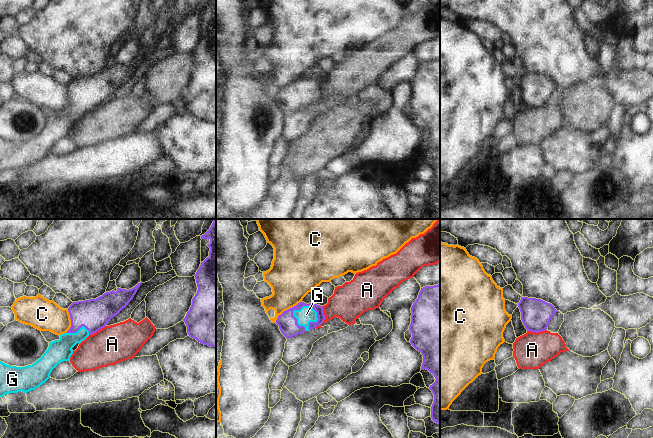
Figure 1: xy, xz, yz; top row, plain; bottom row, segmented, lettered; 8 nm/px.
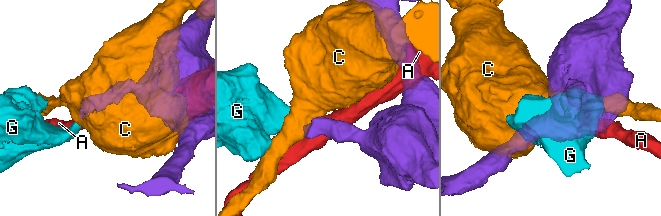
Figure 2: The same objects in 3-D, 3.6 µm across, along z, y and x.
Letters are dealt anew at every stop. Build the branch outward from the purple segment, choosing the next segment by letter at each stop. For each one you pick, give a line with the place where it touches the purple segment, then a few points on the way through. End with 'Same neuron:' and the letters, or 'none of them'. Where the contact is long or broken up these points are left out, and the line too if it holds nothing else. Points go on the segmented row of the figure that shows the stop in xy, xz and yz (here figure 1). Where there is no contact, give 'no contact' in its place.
G: meets purple in xz at (308, 305); runs through xz (287, 323), (294, 310), (308, 305), (308, 312), (306, 314)
Same neuron: G

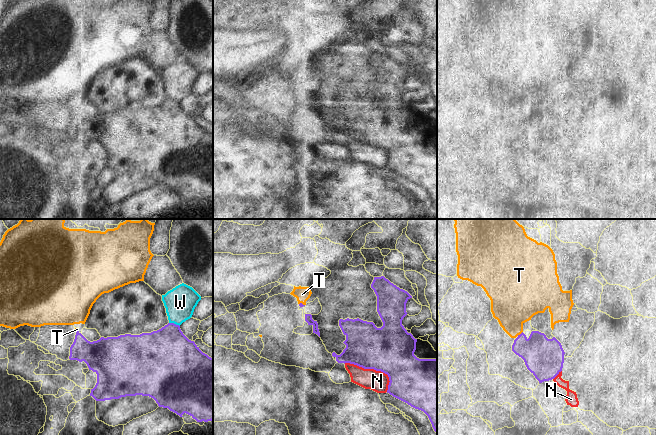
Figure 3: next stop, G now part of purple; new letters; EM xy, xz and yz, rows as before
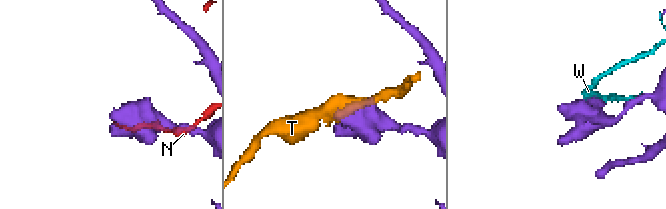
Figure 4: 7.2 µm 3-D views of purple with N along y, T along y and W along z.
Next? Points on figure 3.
Same neuron: none of them

